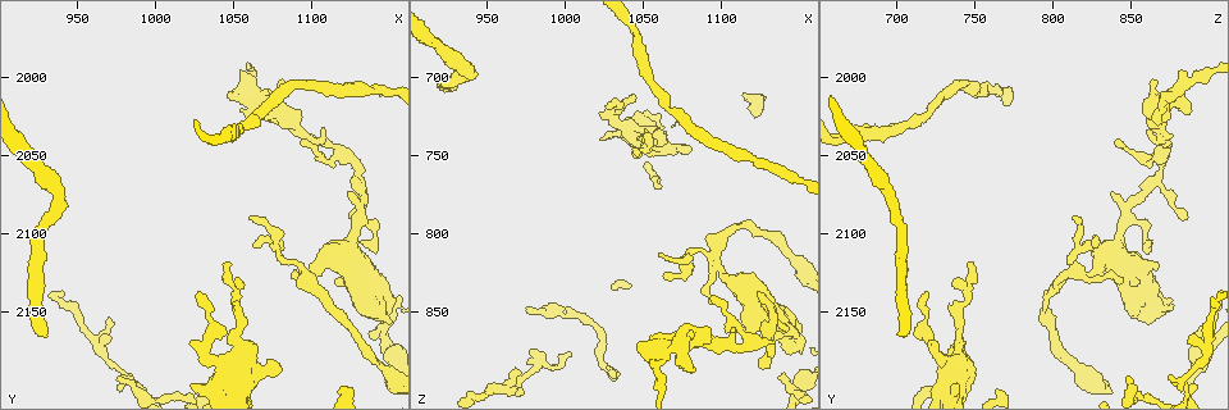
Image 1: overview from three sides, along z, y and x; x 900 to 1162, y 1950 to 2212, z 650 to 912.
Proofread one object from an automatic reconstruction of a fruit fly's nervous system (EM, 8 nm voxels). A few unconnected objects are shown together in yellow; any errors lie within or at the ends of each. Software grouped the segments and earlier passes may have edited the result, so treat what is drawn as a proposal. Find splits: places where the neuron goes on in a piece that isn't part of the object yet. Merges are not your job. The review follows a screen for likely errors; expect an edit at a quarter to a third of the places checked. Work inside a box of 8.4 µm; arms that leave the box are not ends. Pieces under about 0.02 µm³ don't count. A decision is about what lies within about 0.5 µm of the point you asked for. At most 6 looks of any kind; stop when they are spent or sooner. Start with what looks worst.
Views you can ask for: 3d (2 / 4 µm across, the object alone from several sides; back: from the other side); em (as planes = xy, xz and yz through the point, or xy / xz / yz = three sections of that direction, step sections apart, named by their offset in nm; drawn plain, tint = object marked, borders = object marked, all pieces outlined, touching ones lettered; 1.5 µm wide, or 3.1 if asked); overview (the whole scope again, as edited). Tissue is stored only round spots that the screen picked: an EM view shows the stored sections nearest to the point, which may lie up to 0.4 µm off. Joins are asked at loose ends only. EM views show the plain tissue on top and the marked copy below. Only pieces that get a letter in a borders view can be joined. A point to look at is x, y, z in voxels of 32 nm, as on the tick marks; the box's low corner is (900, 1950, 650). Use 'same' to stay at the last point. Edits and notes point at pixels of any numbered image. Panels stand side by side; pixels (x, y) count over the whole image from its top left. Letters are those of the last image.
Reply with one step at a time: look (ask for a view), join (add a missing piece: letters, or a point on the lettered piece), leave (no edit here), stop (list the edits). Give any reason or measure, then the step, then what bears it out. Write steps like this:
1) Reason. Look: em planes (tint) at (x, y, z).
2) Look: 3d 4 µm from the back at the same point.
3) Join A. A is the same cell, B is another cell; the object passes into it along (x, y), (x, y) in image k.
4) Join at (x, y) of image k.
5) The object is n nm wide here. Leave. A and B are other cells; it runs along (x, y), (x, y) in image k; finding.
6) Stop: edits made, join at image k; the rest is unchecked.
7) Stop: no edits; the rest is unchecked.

Long arm stops here. Look: em planes (borders) at (928, 2162, 700).

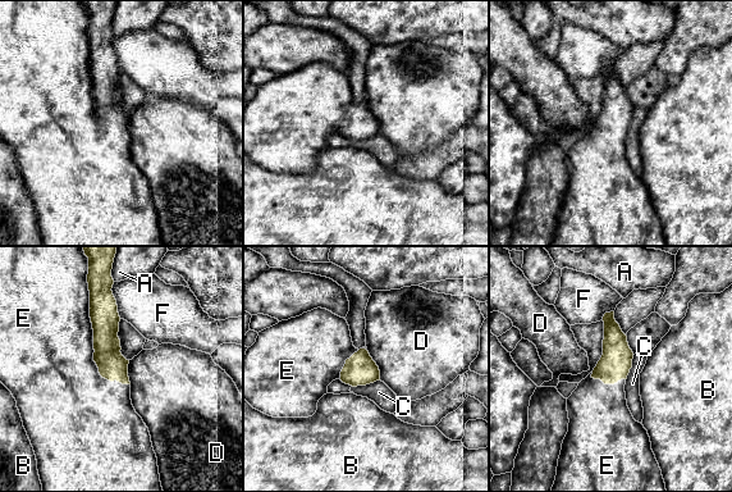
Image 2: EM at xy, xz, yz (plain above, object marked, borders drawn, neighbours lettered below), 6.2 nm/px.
Join E. E is the same cell, A, B, C, D and F are other cells; the neuron continues.

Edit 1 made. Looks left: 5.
Look: 3d 4 µm from the back at (1140, 2168, 890).

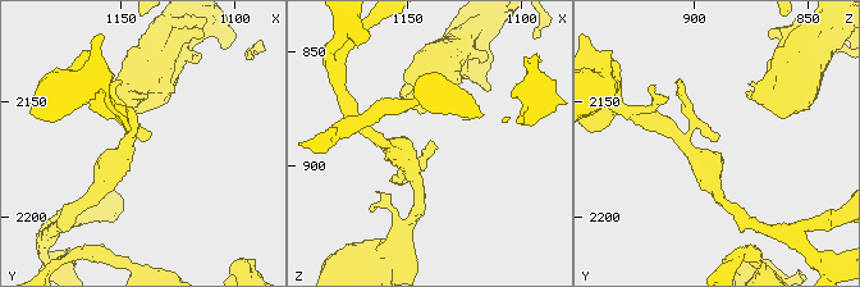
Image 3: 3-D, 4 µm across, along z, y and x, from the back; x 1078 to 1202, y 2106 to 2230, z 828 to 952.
Look: em planes (borders) at (1140, 2166, 889).

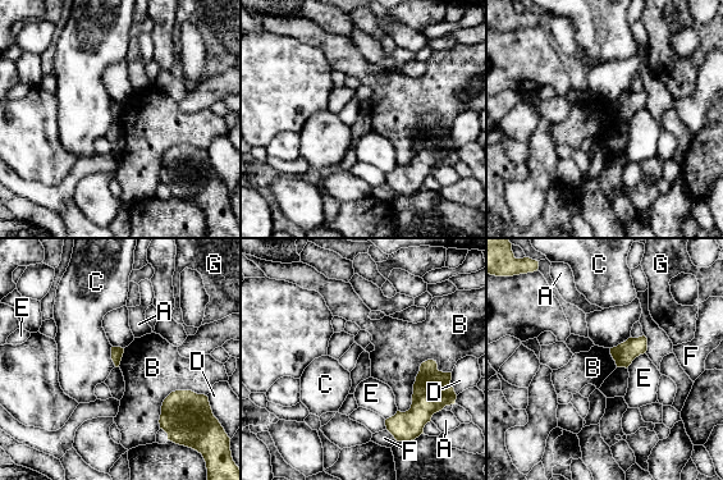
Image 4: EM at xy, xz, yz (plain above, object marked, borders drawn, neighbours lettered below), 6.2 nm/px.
Leave. A, B, C, D, E, F and G are other cells; a border runs along (449, 371), (425, 360), (398, 411) in image 4; no lettered piece goes on from it.

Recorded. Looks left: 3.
Branch stops here. Look: 3d 2 µm at (1094, 2134, 844).

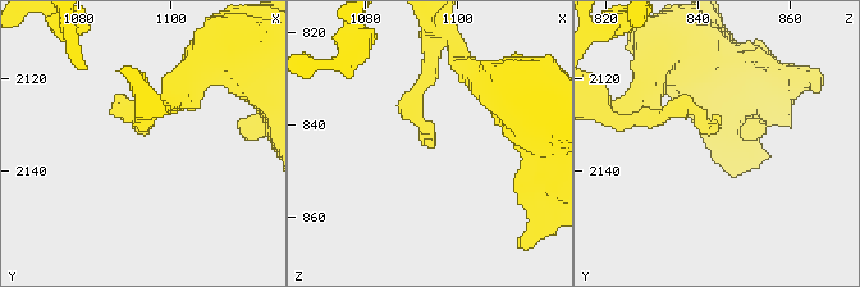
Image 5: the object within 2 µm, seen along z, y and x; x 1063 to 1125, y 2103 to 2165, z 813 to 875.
Shape alone is not enough. Look: em yz step 8 (borders) at (1094, 2132, 843).

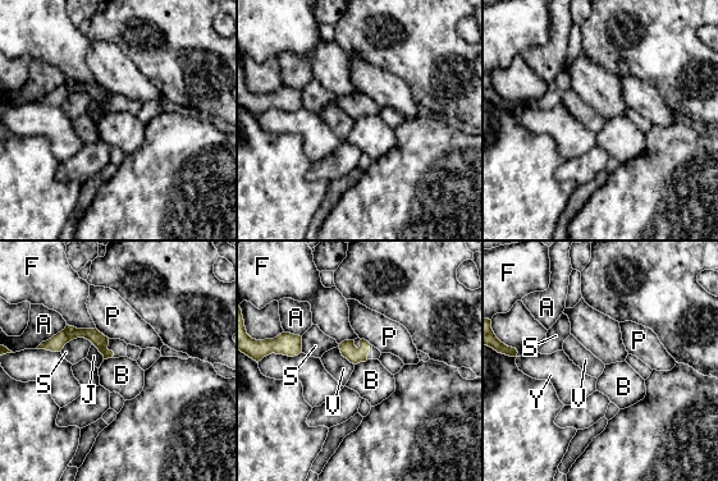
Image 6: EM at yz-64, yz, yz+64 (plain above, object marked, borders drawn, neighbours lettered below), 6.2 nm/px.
Leave. A, B, F, J, P, S, V and Y are other cells; a border runs along (367, 360), (355, 365) in image 6; none of them fits.

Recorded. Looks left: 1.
Stop: edits made, join at image 2; the rest is unchecked.

